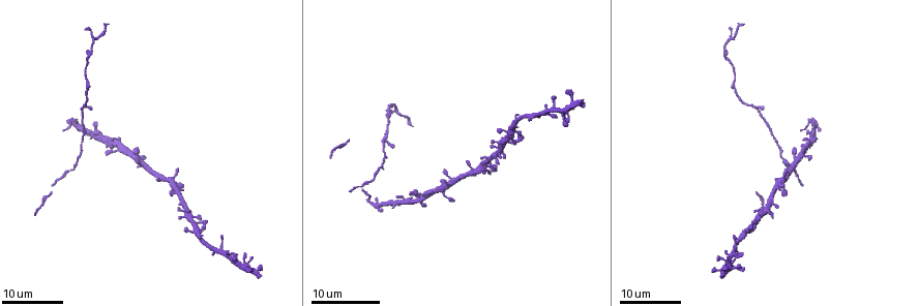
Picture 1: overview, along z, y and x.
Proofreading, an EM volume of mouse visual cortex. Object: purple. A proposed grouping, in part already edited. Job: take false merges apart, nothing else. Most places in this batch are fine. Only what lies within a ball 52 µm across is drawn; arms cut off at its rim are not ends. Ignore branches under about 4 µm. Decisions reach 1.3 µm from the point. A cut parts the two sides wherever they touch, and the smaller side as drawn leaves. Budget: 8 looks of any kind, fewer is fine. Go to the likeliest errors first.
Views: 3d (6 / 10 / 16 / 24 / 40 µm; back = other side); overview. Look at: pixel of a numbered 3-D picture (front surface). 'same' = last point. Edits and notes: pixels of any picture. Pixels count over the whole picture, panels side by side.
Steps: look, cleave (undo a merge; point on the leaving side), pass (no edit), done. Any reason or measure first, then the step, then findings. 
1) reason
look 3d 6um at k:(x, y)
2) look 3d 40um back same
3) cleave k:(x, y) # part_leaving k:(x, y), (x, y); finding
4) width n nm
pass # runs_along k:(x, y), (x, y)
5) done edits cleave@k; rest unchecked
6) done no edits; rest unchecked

sudden change in width
look 3d 16um at 1:(731, 60)

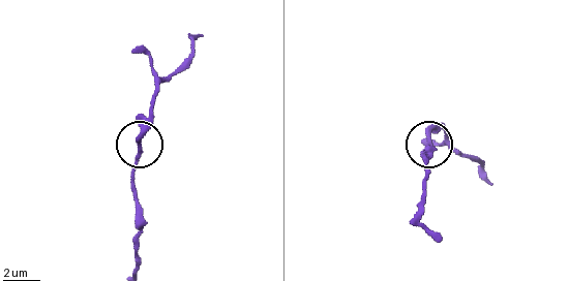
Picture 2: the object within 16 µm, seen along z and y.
look 3d 6um at 2:(137, 147)

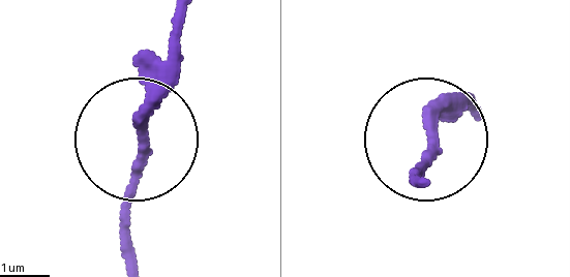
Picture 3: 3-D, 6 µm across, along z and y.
pass # one neuron here

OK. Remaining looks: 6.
calibre changes
look 3d 16um at 1:(760, 115)

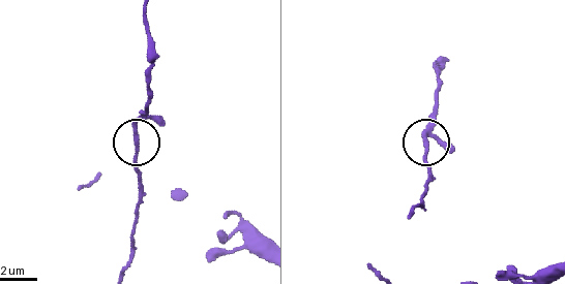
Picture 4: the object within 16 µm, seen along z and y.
look 3d 6um at 4:(427, 141)

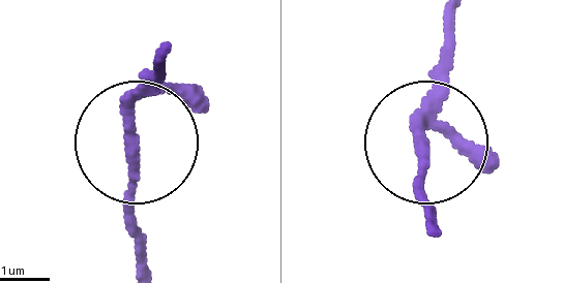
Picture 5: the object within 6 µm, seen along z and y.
width 180 nm
pass # one neuron here

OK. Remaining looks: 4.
look 3d 24um at 1:(742, 237)

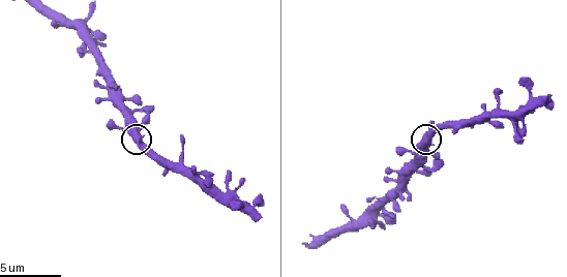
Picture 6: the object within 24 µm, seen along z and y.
look 3d 10um at 6:(136, 138)

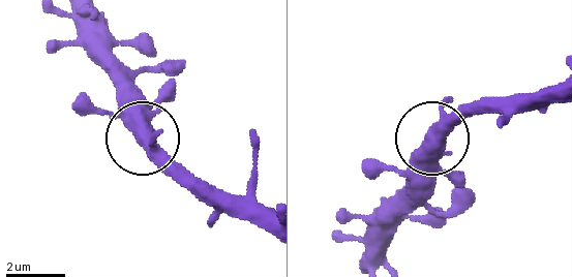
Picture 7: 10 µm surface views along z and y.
pass # runs_along 7:(362, 253), (404, 191), (417, 155), (481, 98); one neuron here

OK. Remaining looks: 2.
look 3d 24um at 1:(84, 92)

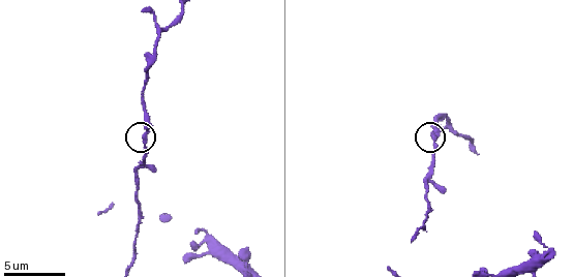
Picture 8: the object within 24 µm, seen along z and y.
look 3d 10um at 8:(143, 139)

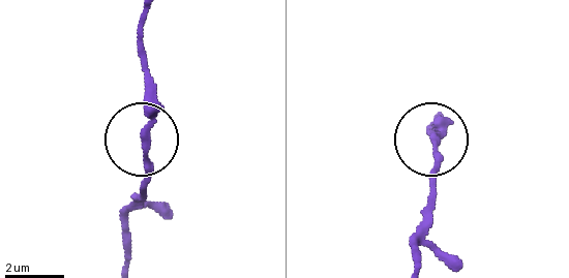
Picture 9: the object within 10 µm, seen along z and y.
pass # all the same neuron

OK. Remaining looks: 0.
done no edits; rest unchecked

